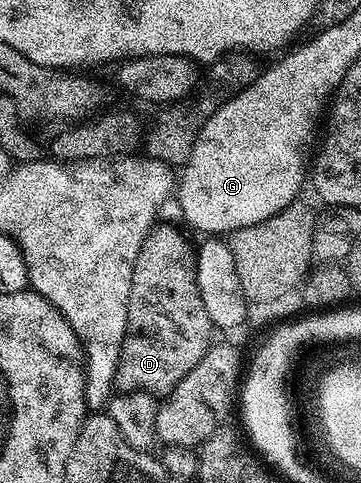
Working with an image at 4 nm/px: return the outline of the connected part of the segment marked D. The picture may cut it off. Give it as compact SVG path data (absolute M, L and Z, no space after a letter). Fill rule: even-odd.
M173 223L154 224L133 264L127 327L125 338L121 343L117 373L113 376L113 381L120 381L120 384L127 389L134 386L168 388L168 385L179 384L187 375L187 371L191 371L191 367L195 367L199 359L203 359L211 344L209 336L214 336L215 333L207 311L203 307L203 299L199 295L194 242L189 242L177 228L178 226Z

